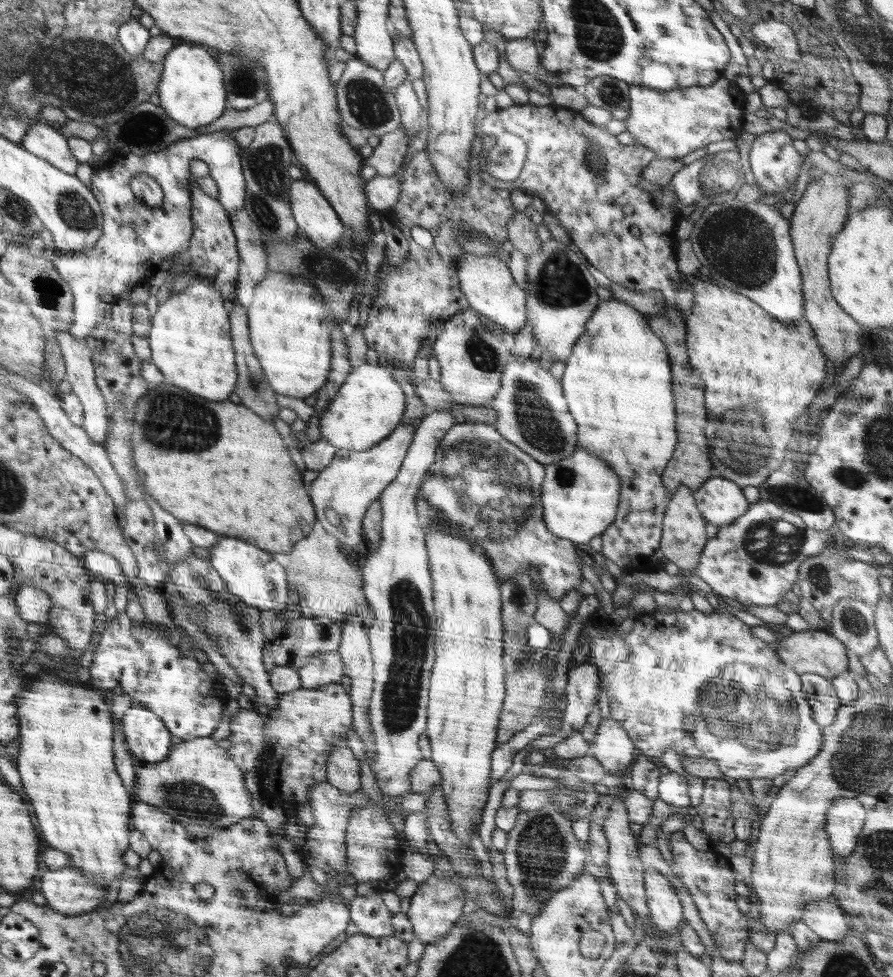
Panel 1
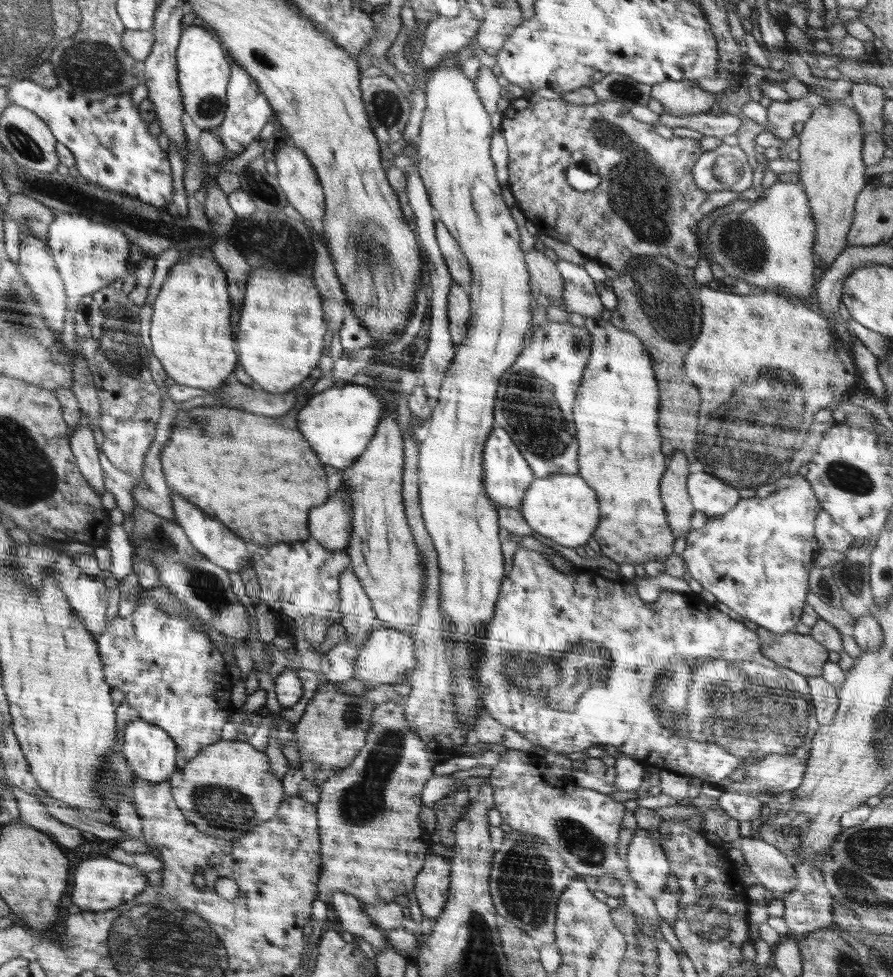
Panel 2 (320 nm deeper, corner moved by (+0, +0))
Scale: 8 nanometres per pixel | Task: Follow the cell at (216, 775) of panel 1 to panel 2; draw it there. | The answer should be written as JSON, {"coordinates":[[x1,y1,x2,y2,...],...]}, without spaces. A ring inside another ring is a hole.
{"coordinates":[[222,739,205,749,202,749,195,758,192,758,182,771,175,772,170,777,170,786,176,806,184,813,187,821,196,825,196,828,207,835,225,839,231,842,251,832,255,826,277,816,278,806,282,805,284,790,282,782,268,766,268,755,256,750,250,743]]}

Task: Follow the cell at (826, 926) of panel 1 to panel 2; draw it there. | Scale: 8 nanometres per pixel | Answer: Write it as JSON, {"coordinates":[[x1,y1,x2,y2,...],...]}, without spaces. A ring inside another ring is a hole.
{"coordinates":[[742,836,736,840,734,847,741,850,745,864,750,866,759,884,774,893,776,900,782,899,796,886,797,876,792,862,764,839]]}

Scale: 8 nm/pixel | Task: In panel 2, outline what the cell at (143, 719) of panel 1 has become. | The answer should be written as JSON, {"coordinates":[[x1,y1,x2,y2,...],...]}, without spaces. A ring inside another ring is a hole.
{"coordinates":[[138,719,129,722,122,734,124,758,126,758,126,762,129,762,130,769,138,778,158,783,173,776,174,770,176,770,174,758,176,758,177,743,167,731,162,730,162,727,156,726,154,723]]}

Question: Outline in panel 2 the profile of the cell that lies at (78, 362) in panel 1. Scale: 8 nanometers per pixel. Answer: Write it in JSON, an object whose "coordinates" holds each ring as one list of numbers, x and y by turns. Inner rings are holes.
{"coordinates":[[32,233,24,235,19,242,19,270,23,274,22,280,30,282,30,290,36,294,42,314,46,319,47,325,55,332,55,335,62,334,65,314,68,312,69,299,65,293,65,288,59,275,59,270,51,257,51,252,46,240,33,237]]}

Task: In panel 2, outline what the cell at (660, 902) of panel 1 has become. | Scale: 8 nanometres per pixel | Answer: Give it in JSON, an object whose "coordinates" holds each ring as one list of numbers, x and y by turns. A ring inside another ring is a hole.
{"coordinates":[[641,827,635,830,625,861,630,876,647,895,656,898,667,888,667,878,671,872,669,858,651,837,650,831]]}

